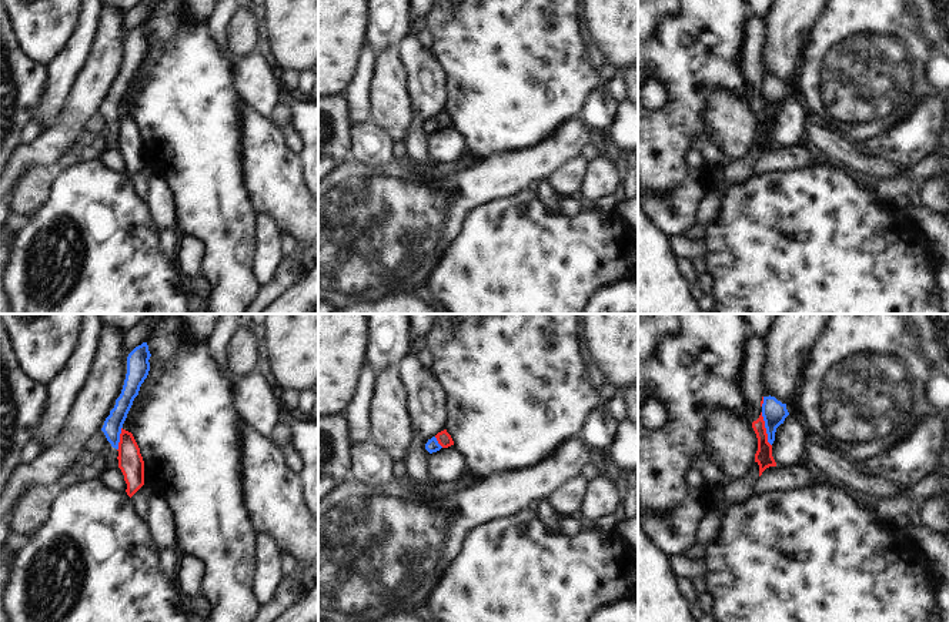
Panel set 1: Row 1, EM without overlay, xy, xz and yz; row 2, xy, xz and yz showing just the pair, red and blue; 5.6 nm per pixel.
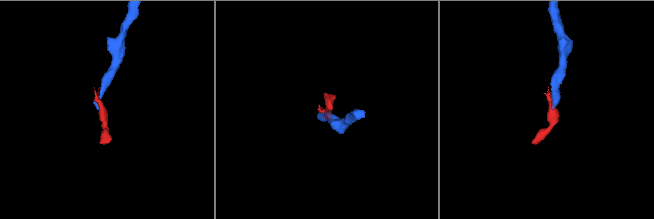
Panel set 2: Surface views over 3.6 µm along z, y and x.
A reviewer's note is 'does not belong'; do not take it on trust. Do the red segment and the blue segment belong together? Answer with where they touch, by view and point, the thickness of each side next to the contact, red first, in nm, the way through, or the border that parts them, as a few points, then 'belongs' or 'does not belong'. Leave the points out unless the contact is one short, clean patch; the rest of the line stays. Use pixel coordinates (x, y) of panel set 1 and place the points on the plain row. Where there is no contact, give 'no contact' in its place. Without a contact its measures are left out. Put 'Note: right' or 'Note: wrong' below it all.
meets red in yz at (765, 110); 100 nm thick on the red side, 140 nm on the other; border along yz (761, 93), (765, 102), (767, 121), (771, 126); does not belong
Note: right

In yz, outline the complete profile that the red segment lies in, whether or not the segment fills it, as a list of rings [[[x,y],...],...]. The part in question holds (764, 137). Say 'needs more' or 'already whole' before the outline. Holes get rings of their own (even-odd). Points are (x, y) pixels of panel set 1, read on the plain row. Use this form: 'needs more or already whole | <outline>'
needs more | [[[748,14],[744,20],[742,40],[735,60],[736,70],[745,84],[748,98],[751,100],[758,118],[755,143],[759,146],[759,157],[766,148],[776,147],[762,97],[763,71],[761,64],[761,51],[763,39],[765,26],[762,17]]]

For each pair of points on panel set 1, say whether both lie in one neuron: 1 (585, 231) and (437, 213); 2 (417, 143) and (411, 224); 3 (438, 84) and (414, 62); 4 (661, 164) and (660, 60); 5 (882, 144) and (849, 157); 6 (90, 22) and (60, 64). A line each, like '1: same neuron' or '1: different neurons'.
1: different neurons
2: different neurons
3: same neuron
4: same neuron
5: different neurons
6: same neuron

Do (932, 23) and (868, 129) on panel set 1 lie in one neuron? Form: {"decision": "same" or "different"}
{"decision": "different"}

